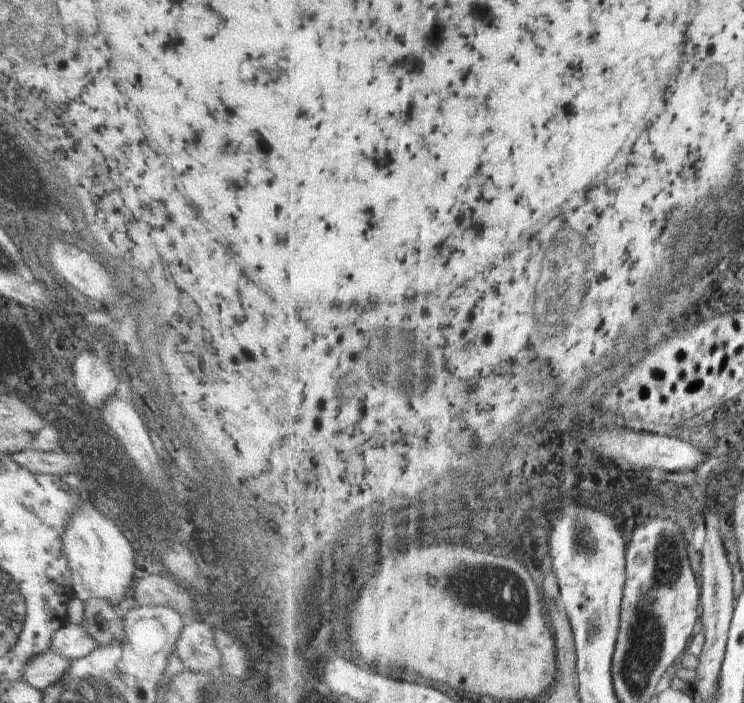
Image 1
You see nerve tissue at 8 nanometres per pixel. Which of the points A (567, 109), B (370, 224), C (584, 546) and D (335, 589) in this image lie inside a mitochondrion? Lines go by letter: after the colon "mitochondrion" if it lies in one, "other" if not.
A: other
B: other
C: mitochondrion
D: mitochondrion

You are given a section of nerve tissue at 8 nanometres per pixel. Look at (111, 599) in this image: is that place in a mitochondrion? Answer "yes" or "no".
no

